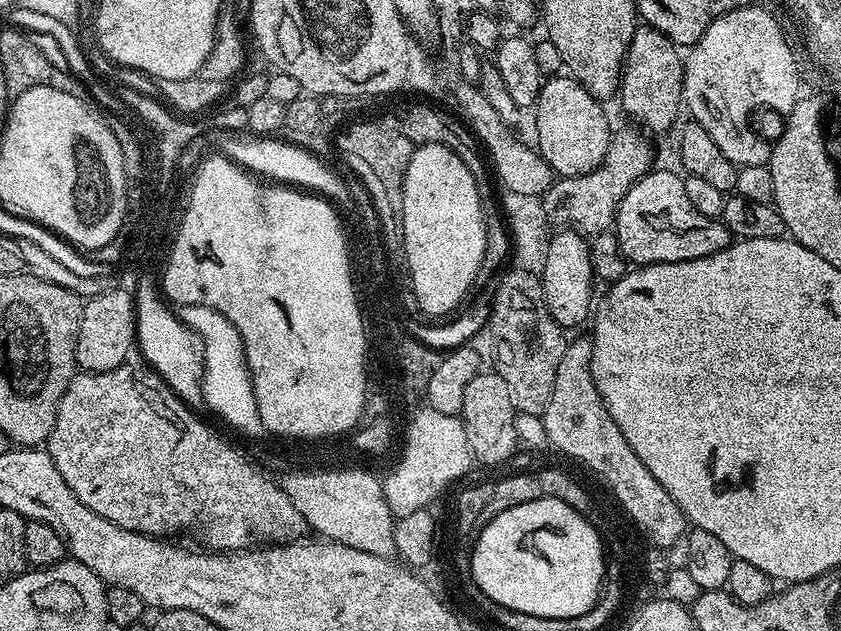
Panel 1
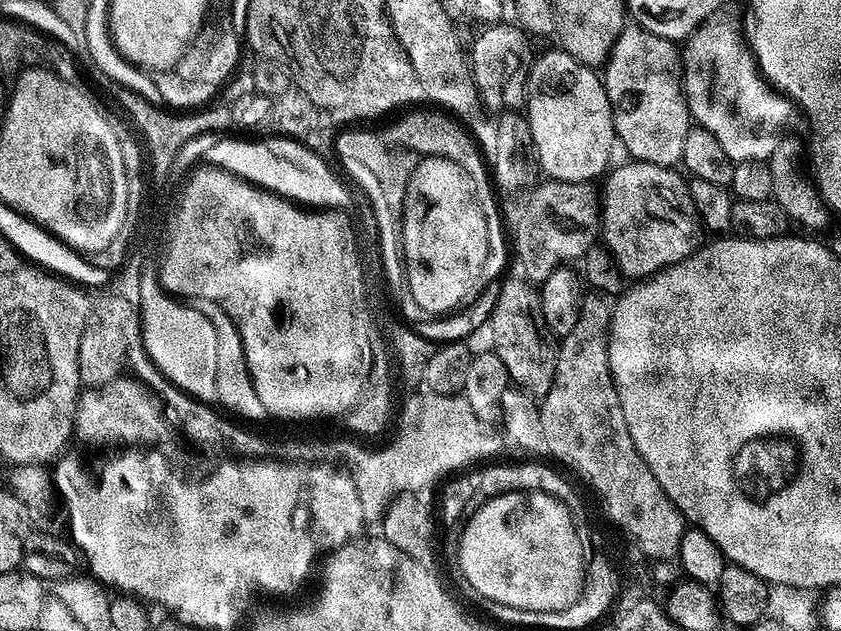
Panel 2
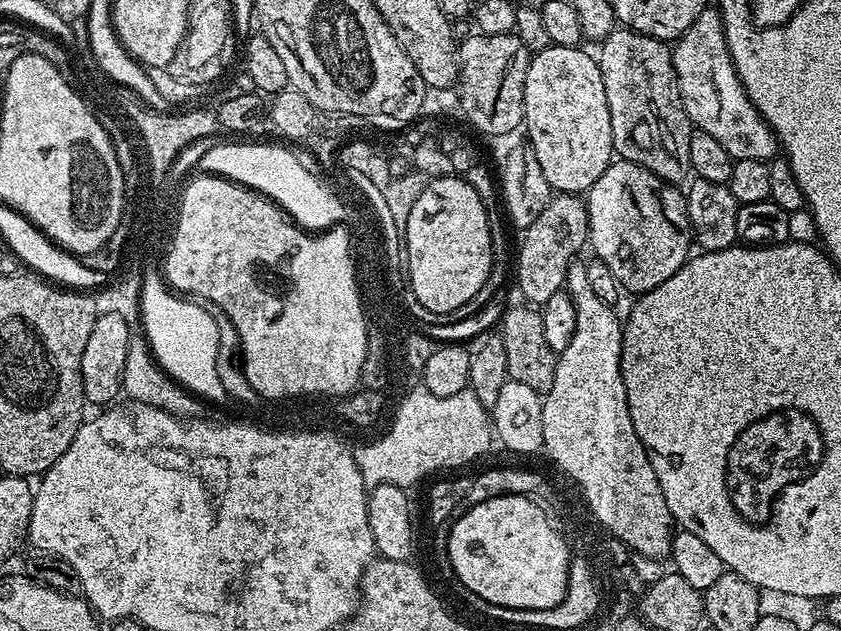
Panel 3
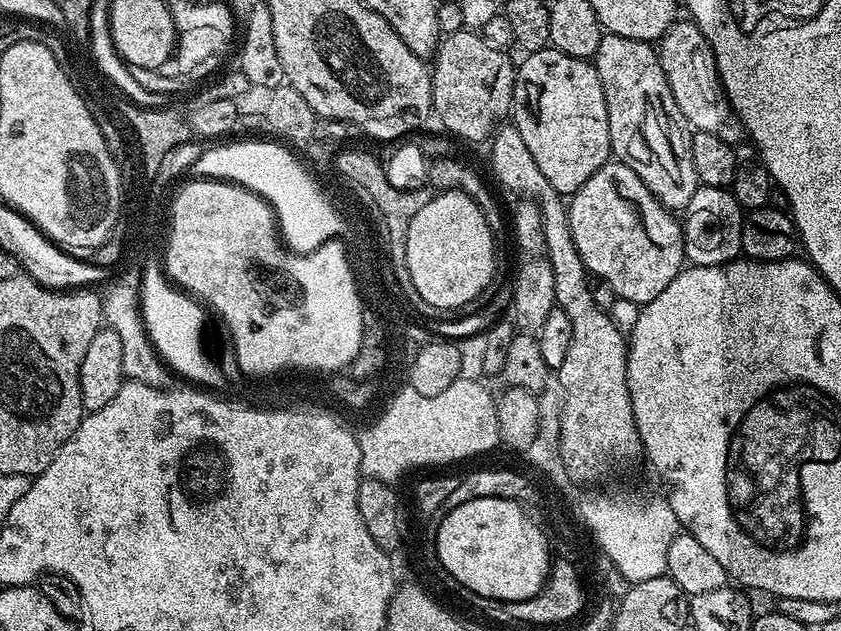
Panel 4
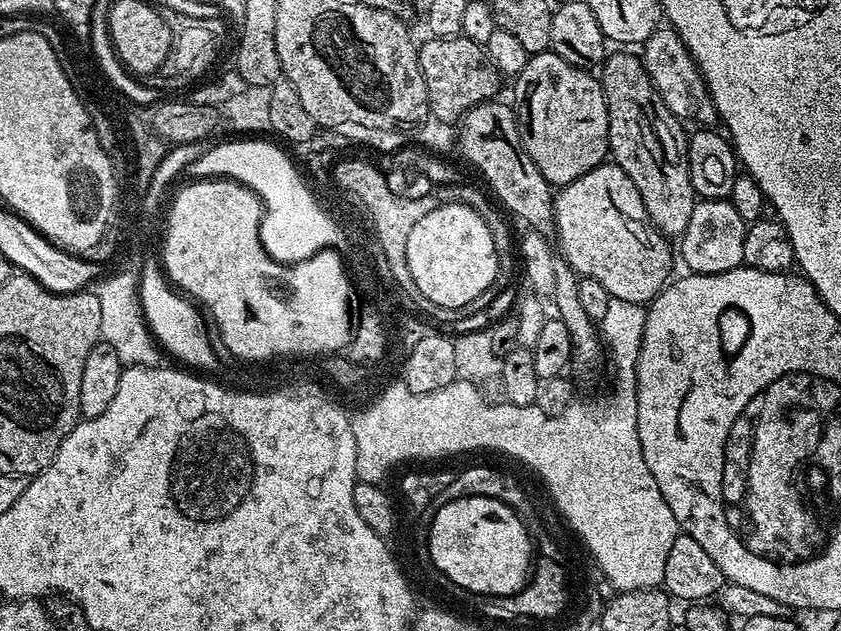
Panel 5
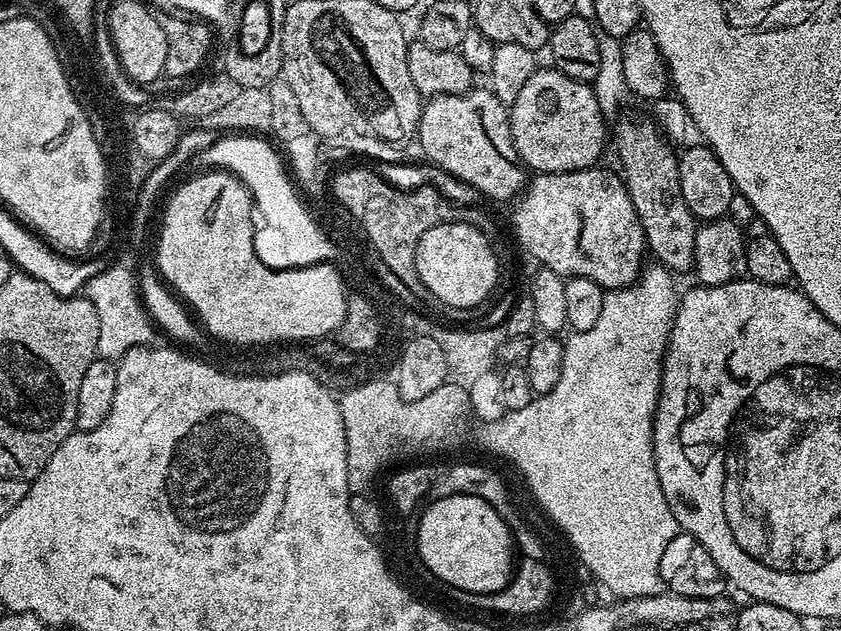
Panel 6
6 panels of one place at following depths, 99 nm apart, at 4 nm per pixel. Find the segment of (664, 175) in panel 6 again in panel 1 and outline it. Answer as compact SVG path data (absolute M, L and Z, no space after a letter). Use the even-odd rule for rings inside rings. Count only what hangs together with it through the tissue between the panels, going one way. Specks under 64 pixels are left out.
M639 25L624 60L618 93L621 106L637 120L635 123L641 129L649 133L668 132L672 123L673 128L677 123L676 115L682 112L683 89L684 64L679 47L656 28Z

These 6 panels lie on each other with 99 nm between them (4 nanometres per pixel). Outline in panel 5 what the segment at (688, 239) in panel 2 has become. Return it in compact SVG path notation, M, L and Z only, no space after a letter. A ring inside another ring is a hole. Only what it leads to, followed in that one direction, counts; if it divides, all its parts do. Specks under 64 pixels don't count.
M605 162L599 164L594 170L590 170L586 174L582 174L582 178L578 178L574 182L563 185L555 193L554 203L556 205L556 235L555 239L560 240L559 255L565 262L573 268L577 276L586 278L594 278L598 282L602 282L602 286L606 286L606 290L611 294L613 300L621 300L622 302L634 302L635 304L643 304L645 306L652 303L652 299L661 292L664 285L669 283L672 272L672 256L674 260L674 248L670 245L669 237L664 236L652 225L652 221L648 219L648 211L642 202L642 194L638 194L638 186L634 186L634 182L630 182L628 175L616 165L615 162Z

